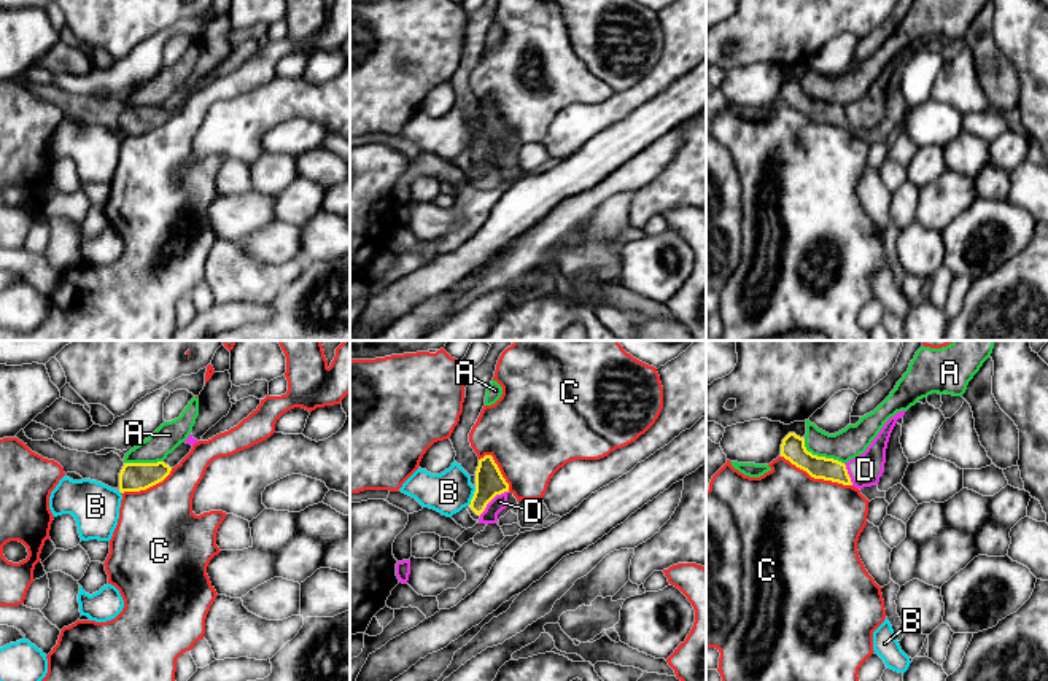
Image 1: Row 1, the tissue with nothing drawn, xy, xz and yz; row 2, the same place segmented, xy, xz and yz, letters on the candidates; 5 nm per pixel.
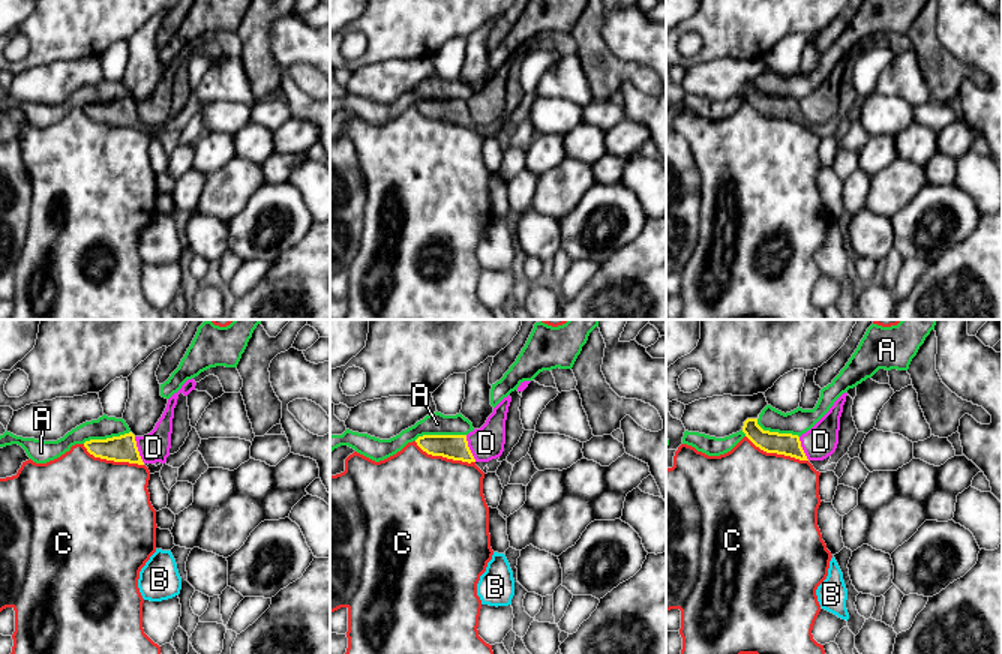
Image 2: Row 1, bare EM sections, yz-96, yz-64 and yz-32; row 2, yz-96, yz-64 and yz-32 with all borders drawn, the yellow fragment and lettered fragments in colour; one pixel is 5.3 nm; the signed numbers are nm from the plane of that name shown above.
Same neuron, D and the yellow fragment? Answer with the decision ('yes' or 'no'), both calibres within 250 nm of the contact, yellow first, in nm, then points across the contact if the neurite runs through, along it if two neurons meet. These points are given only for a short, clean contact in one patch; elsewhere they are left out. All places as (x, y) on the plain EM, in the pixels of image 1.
no; 140 nm thick on the yellow side, 80 nm on the other; border along xz (508, 134), (496, 139), (479, 158)

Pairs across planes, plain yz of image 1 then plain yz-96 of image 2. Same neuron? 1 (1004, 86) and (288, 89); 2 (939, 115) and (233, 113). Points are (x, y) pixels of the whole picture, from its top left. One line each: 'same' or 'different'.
1: different
2: same

